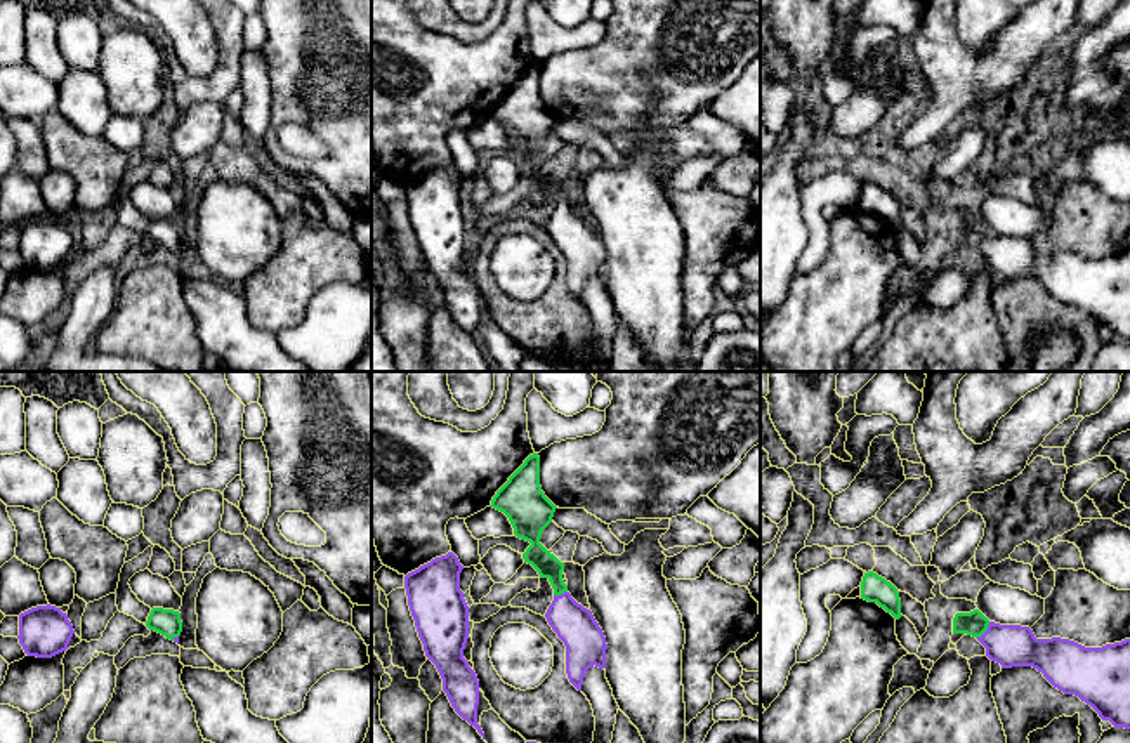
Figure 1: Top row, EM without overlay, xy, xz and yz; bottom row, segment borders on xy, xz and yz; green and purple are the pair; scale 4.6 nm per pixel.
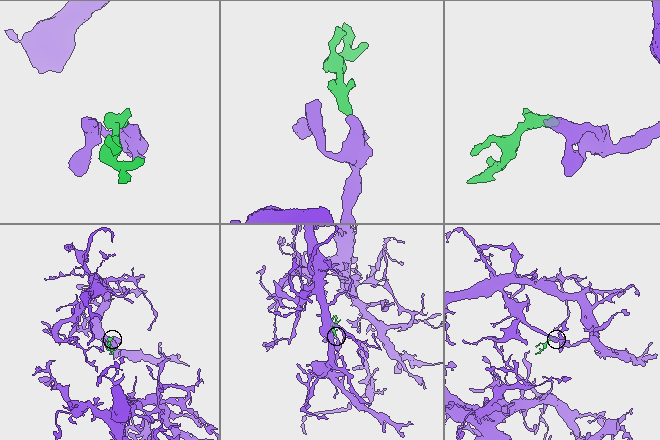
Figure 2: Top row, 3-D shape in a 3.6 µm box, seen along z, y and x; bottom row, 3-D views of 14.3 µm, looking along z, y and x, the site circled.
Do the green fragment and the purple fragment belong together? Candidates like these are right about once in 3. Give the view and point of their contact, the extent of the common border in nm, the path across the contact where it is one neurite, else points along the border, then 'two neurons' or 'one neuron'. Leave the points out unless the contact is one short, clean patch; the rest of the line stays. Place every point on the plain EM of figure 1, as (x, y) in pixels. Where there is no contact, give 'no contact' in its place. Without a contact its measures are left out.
meets green in yz at (985, 242); contact 100 nm long; runs through yz (974, 235), (985, 242), (1011, 257); one neuron

